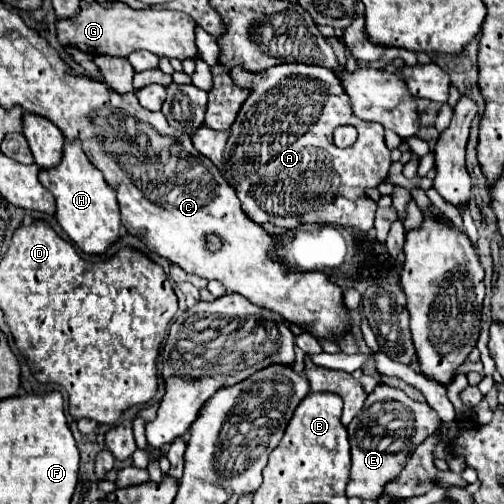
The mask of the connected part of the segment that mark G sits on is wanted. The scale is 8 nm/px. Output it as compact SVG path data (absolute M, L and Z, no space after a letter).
M92 2L80 4L80 14L70 20L58 20L58 42L62 46L74 46L92 56L108 54L108 56L130 56L136 50L148 50L156 56L166 58L200 58L200 50L196 46L196 24L184 12L174 10L132 10L122 2Z

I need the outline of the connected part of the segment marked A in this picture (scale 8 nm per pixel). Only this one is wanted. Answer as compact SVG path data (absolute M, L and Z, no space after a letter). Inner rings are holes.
M278 64L258 74L234 68L230 76L236 84L252 88L236 122L224 132L202 126L192 136L192 142L198 152L208 156L218 166L218 170L228 178L230 186L236 188L244 214L256 224L270 222L286 230L298 228L300 224L330 224L358 228L364 234L370 232L378 206L366 196L366 190L376 188L386 180L392 162L390 150L384 144L384 128L380 124L362 122L358 116L354 116L350 98L340 86L336 74L314 64ZM342 124L350 124L358 130L358 142L346 150L336 148L332 142L334 128Z

